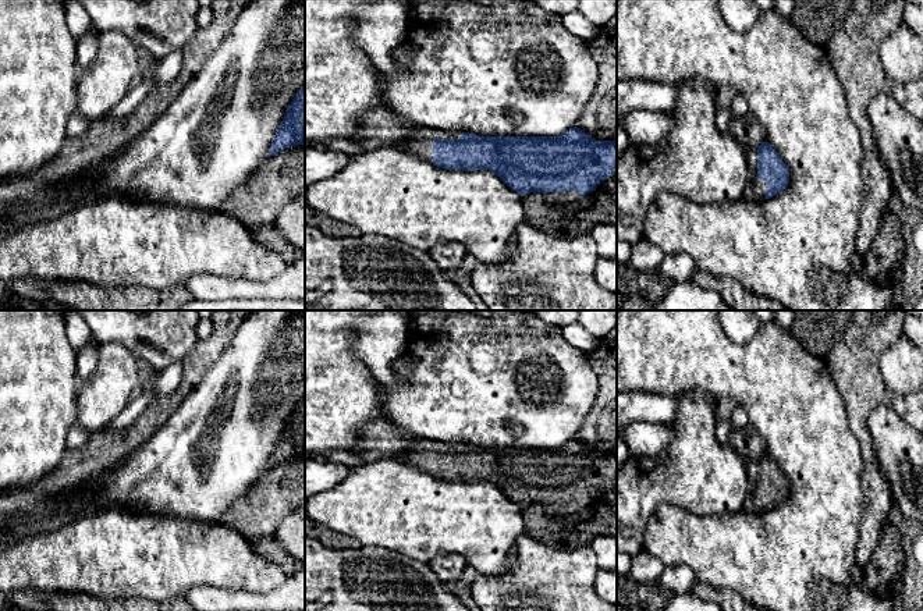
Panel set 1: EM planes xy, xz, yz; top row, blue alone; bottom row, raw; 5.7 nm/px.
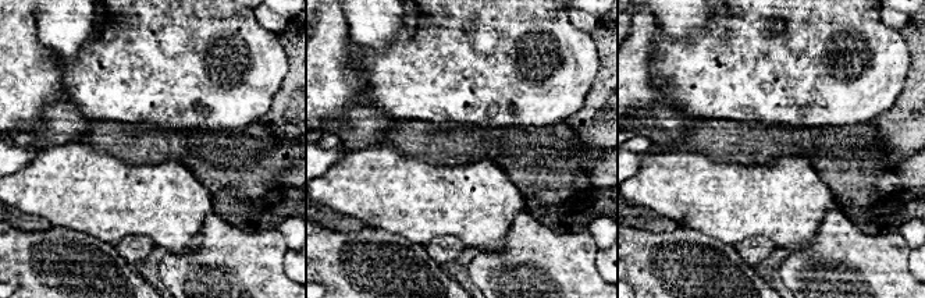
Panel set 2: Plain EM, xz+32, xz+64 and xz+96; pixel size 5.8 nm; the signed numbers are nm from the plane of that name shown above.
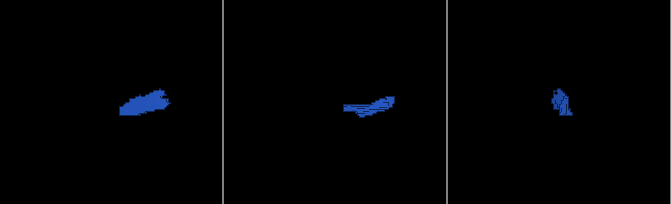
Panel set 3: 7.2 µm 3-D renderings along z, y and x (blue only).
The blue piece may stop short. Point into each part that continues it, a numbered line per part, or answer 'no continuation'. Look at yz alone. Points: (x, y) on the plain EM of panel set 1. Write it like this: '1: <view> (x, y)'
1: yz (755, 501)

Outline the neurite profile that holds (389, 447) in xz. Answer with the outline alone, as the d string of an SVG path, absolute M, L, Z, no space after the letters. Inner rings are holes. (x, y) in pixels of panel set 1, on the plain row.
M384 418L368 423L359 436L355 450L363 463L398 455L415 440Z

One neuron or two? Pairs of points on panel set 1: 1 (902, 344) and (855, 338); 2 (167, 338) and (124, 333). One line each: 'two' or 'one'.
1: two
2: one

